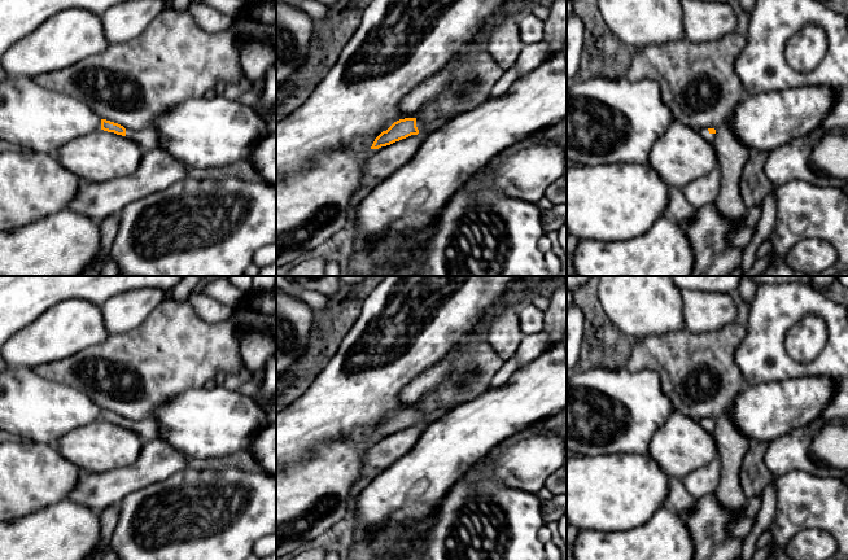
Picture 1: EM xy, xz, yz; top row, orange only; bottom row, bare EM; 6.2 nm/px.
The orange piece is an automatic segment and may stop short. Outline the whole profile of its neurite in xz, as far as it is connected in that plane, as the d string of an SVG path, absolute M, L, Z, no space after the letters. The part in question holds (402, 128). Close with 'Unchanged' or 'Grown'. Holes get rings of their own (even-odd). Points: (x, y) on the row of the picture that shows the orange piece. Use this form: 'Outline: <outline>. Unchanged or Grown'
Outline: M442 117L430 123L423 123L416 118L405 118L394 122L386 131L383 131L373 141L371 149L390 145L411 135L430 134L442 127L450 118Z. Grown

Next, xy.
Outline: M101 119L101 130L126 136L127 139L135 141L144 152L159 149L159 137L153 127L132 131L118 123Z. Grown

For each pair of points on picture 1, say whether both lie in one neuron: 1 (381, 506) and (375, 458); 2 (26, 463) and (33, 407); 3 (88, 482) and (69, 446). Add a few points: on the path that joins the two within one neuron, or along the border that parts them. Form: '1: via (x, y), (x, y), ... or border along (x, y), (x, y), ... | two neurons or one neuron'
1: border along (407, 453), (381, 471) | two neurons
2: border along (21, 438), (53, 446) | two neurons
3: border along (113, 468), (82, 472) | two neurons

